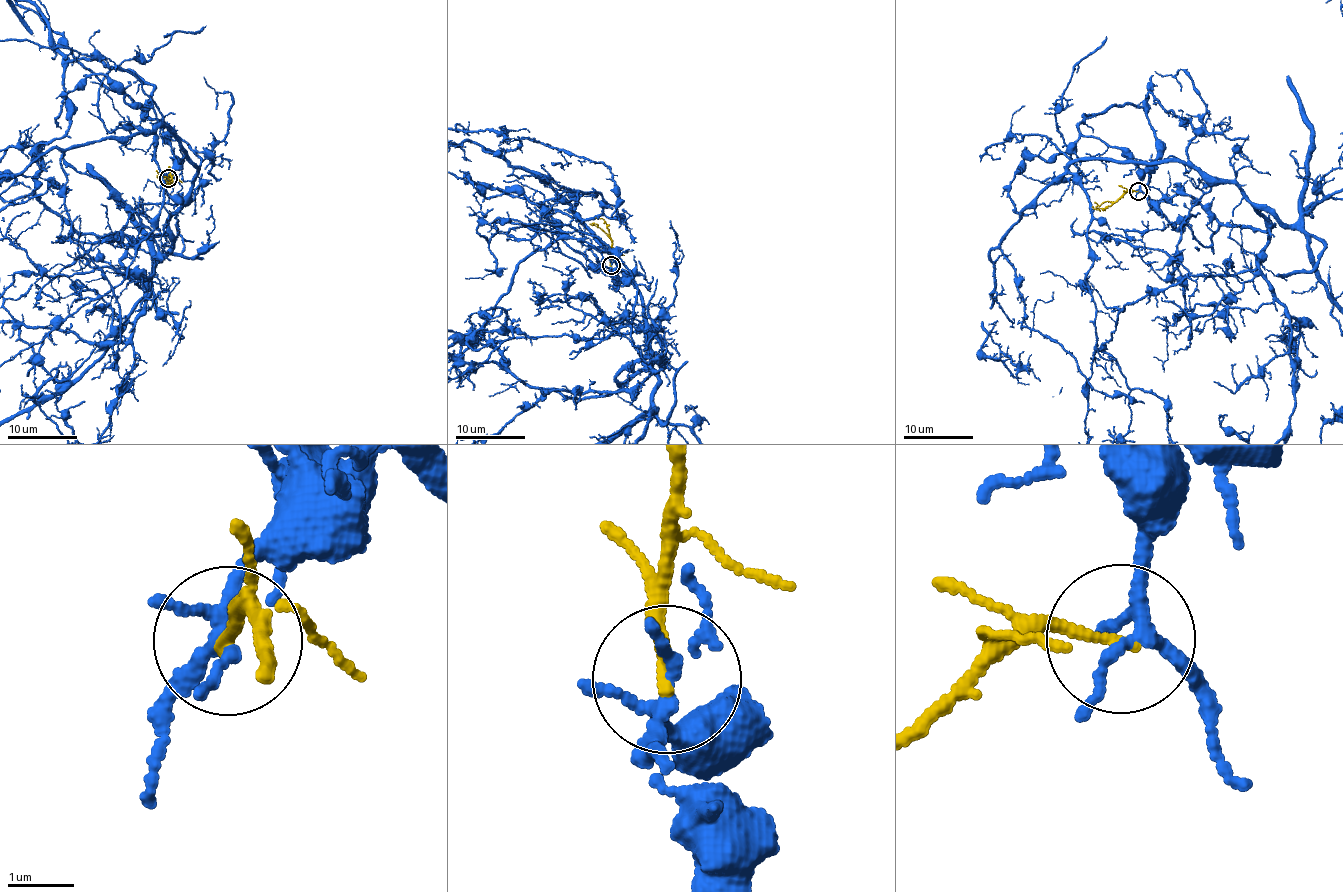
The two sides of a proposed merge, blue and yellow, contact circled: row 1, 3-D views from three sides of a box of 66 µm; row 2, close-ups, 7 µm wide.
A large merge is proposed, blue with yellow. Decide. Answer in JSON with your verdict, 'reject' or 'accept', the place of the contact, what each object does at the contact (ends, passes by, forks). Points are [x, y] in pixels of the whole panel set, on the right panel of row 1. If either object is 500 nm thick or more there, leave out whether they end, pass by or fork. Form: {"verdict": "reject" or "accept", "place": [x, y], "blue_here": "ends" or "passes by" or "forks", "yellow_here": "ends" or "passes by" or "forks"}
{"verdict": "reject", "place": [1138, 191], "blue_here": "forks", "yellow_here": "ends"}

